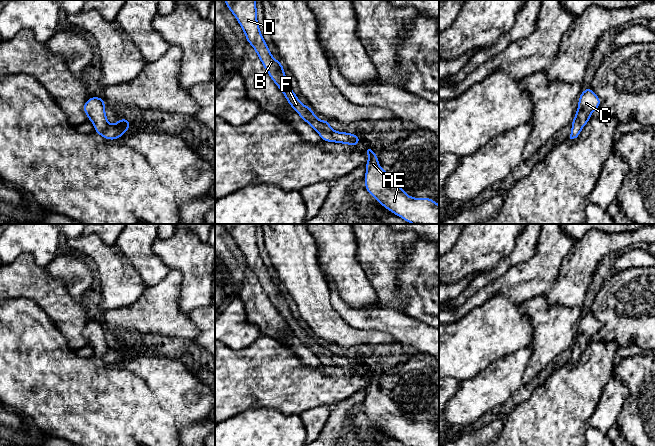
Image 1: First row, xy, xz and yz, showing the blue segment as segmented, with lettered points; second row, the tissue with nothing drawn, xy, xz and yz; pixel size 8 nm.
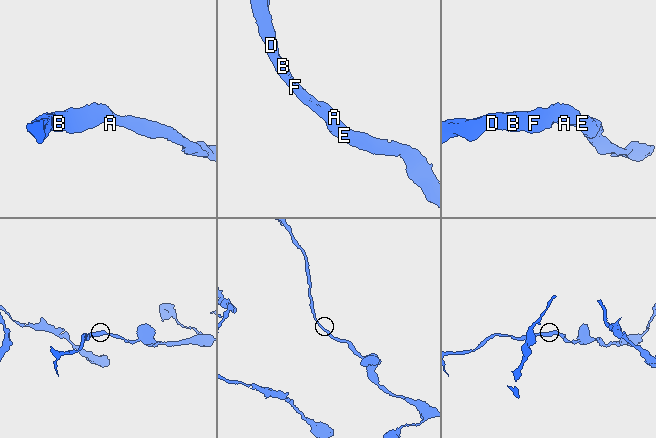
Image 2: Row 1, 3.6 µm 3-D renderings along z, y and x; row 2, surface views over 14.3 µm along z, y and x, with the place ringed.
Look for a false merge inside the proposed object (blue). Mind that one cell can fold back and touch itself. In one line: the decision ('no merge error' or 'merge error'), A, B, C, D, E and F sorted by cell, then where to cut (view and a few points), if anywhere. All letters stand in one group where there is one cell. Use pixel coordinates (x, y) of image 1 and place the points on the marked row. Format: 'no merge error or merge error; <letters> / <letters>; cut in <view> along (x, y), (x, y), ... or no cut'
no merge error; A B C D E F; no cut

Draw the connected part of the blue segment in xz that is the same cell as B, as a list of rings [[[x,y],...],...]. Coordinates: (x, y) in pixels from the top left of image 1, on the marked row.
[[[224,0],[224,2],[241,26],[247,42],[254,48],[264,69],[301,119],[308,123],[323,141],[357,146],[360,141],[358,135],[345,131],[338,132],[332,129],[329,121],[320,120],[310,106],[302,104],[293,92],[284,73],[283,65],[272,56],[260,32],[257,20],[256,0]]]

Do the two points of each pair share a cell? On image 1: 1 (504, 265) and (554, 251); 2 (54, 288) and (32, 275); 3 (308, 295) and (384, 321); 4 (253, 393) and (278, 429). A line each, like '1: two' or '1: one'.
1: two
2: one
3: two
4: two

